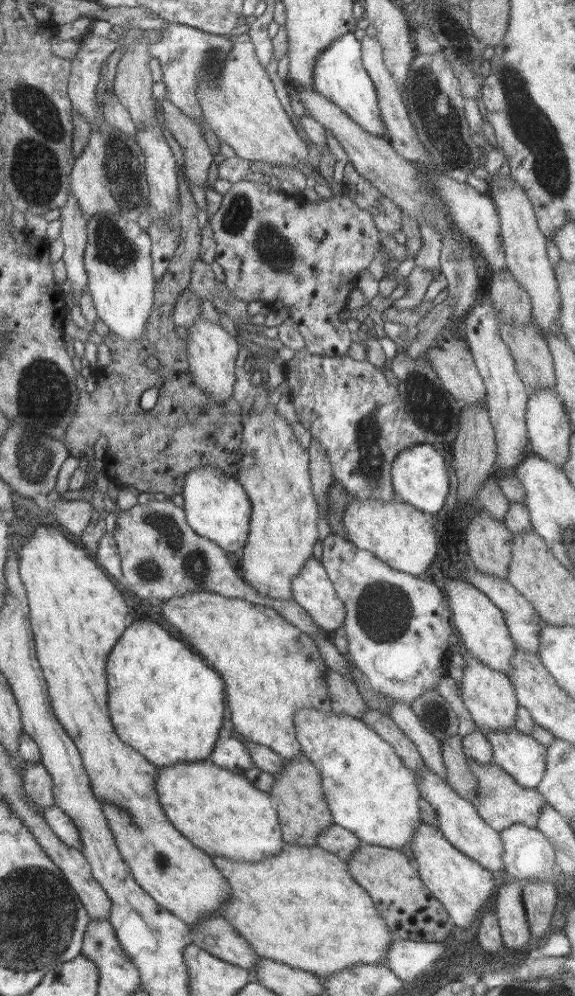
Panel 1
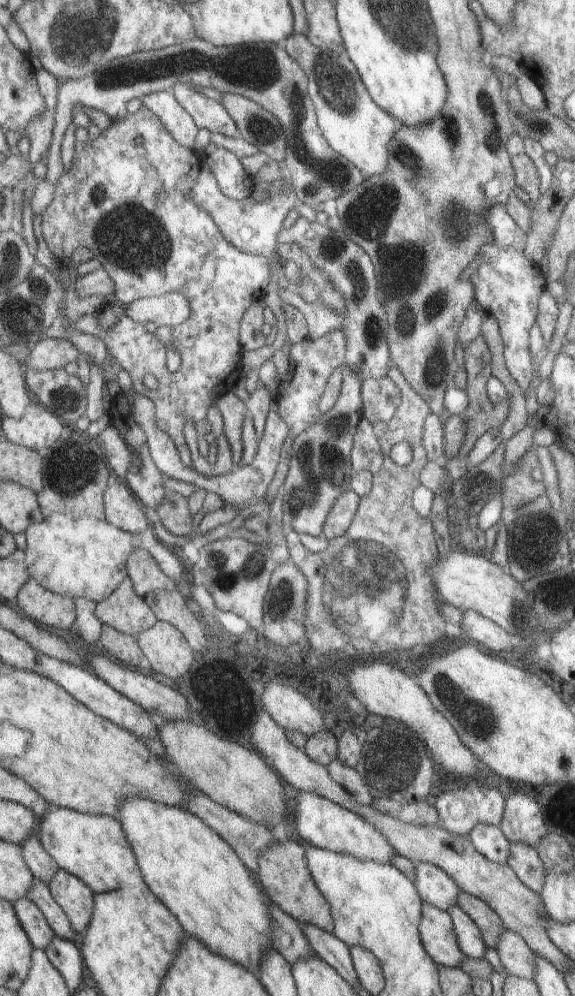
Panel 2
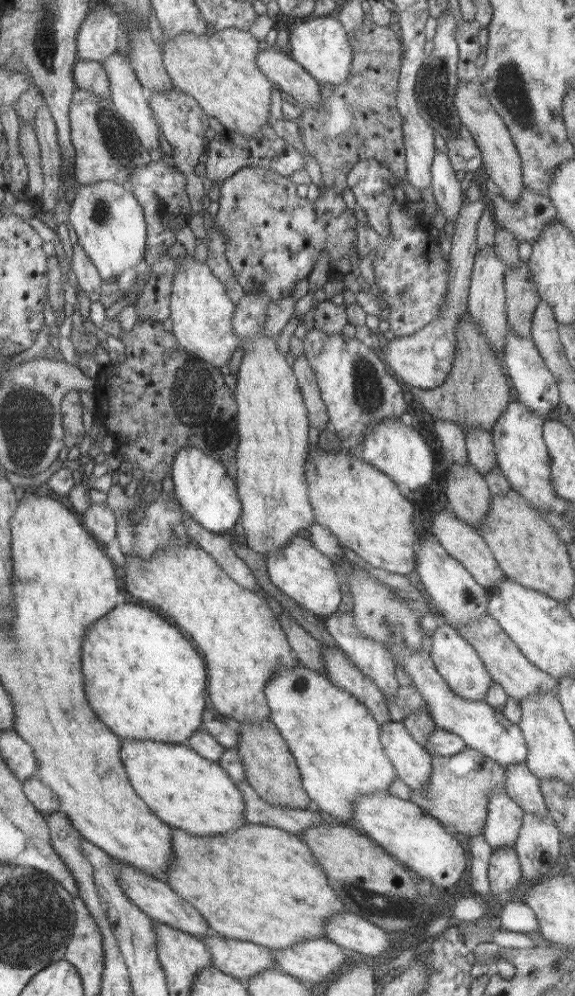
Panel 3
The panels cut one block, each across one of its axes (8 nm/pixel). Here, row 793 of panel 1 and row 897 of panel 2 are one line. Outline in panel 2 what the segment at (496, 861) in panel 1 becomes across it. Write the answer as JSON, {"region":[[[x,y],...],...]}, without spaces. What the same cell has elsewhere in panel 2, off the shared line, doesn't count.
{"region":[[[415,864],[413,882],[423,904],[433,904],[443,912],[457,904],[457,896],[461,890],[441,868],[433,864]]]}

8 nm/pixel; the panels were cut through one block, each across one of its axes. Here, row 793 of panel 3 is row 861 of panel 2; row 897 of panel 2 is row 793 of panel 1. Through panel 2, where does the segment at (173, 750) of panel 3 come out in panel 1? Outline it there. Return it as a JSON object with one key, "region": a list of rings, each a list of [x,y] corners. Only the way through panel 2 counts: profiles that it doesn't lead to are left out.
{"region":[[[209,758],[183,760],[159,768],[159,800],[171,822],[199,848],[235,860],[261,862],[287,846],[283,820],[271,792],[257,788],[247,776],[223,768]]]}

